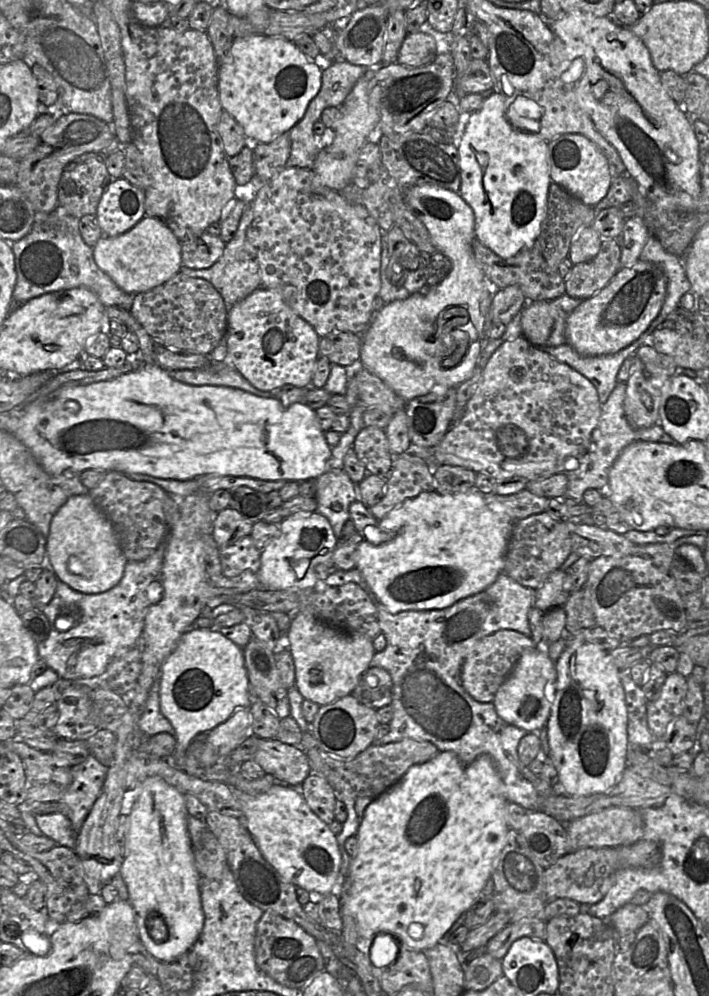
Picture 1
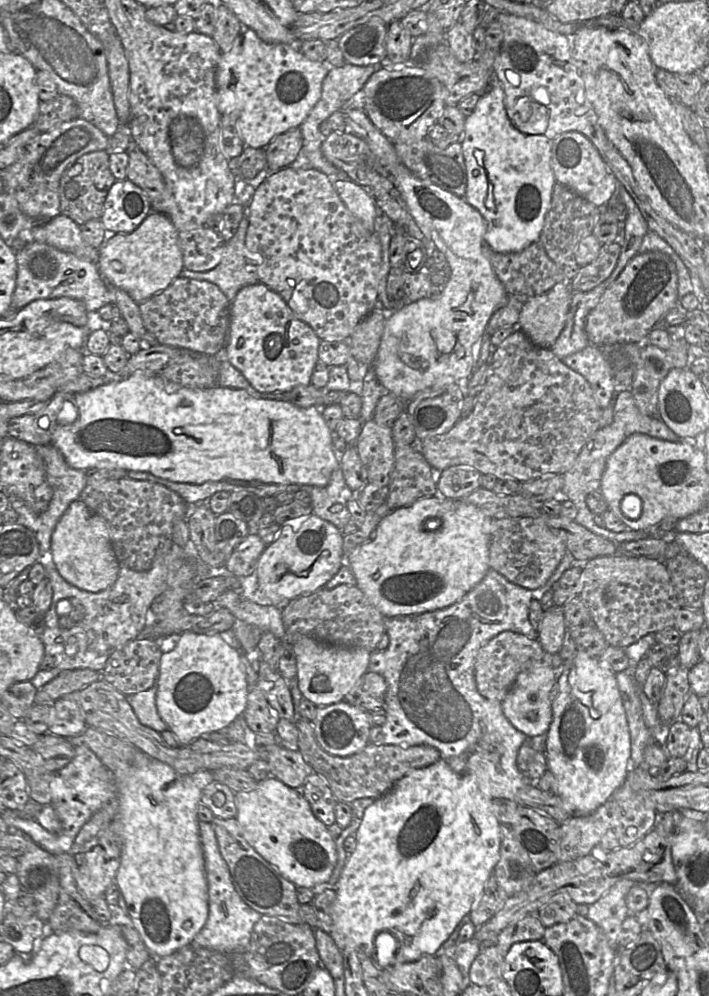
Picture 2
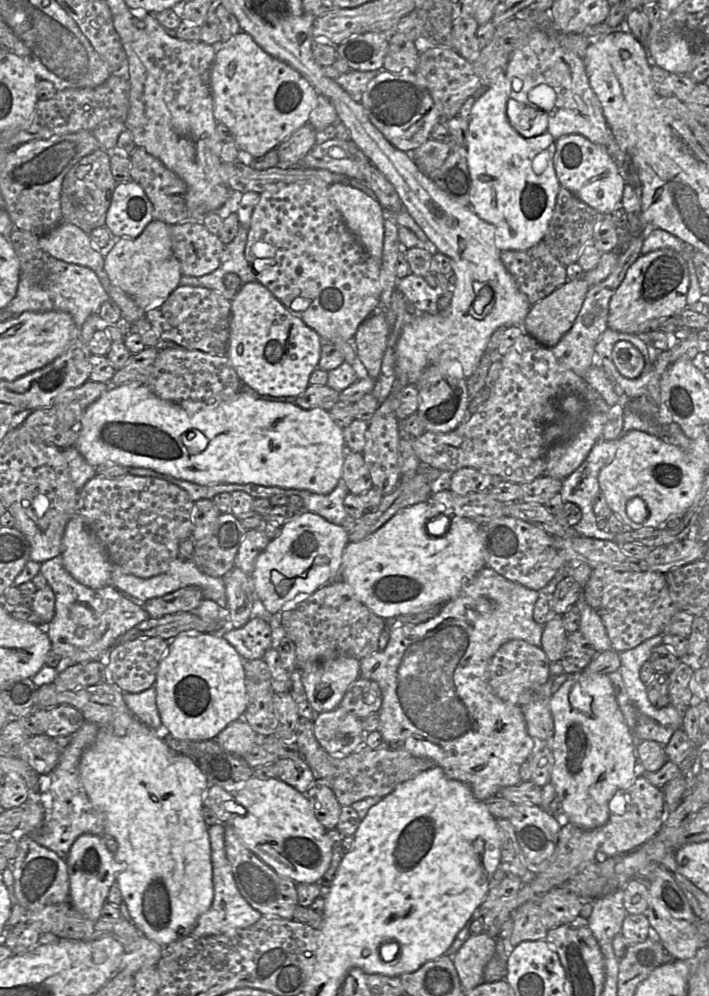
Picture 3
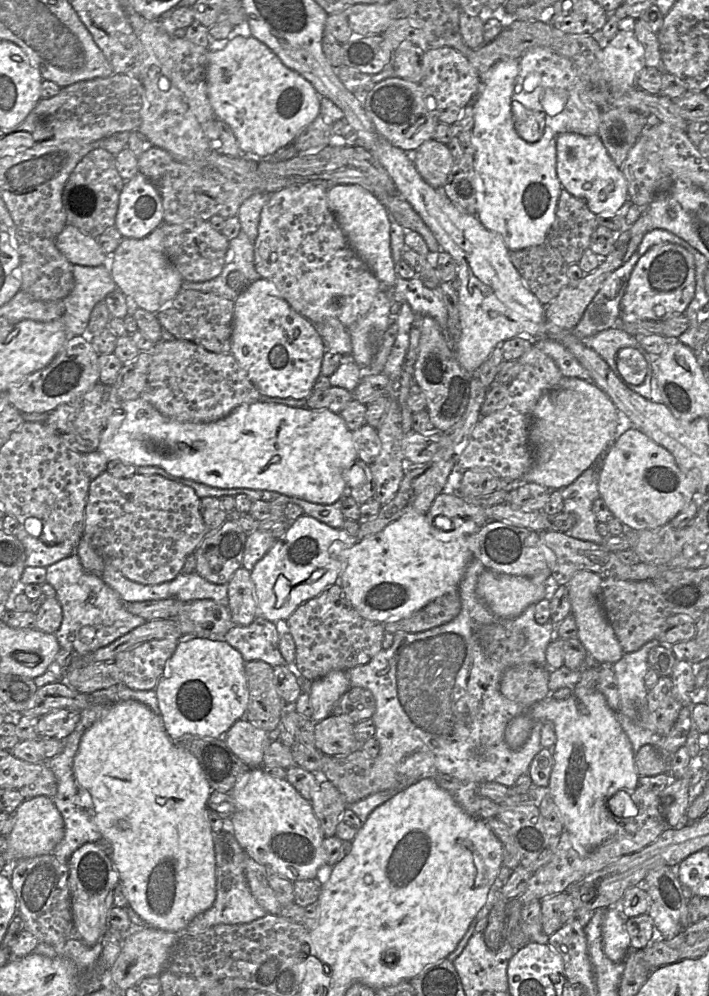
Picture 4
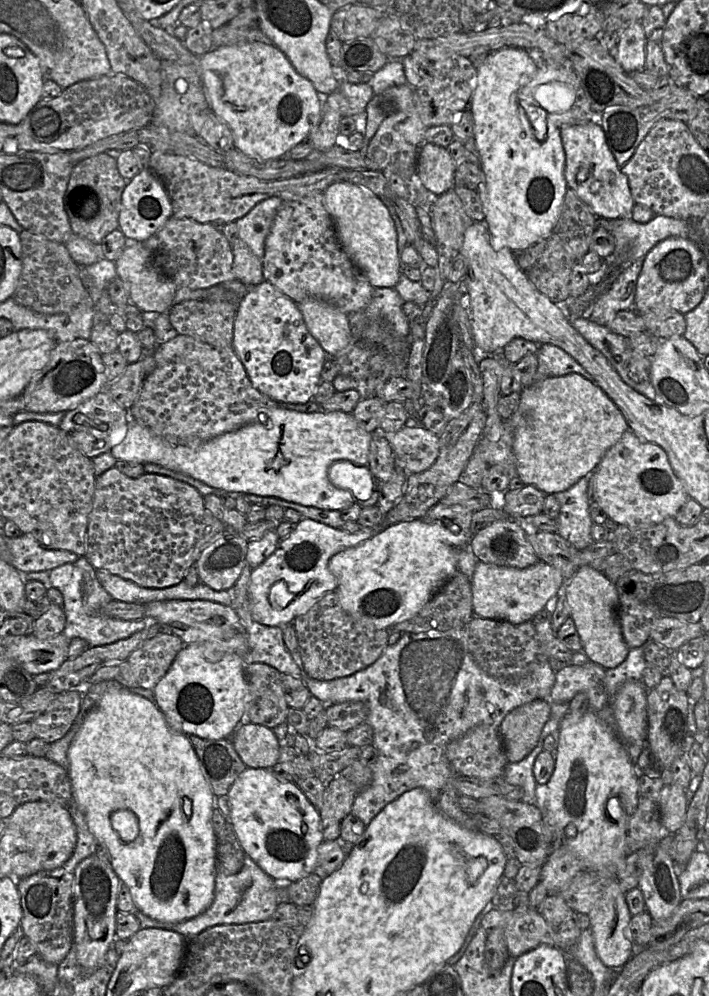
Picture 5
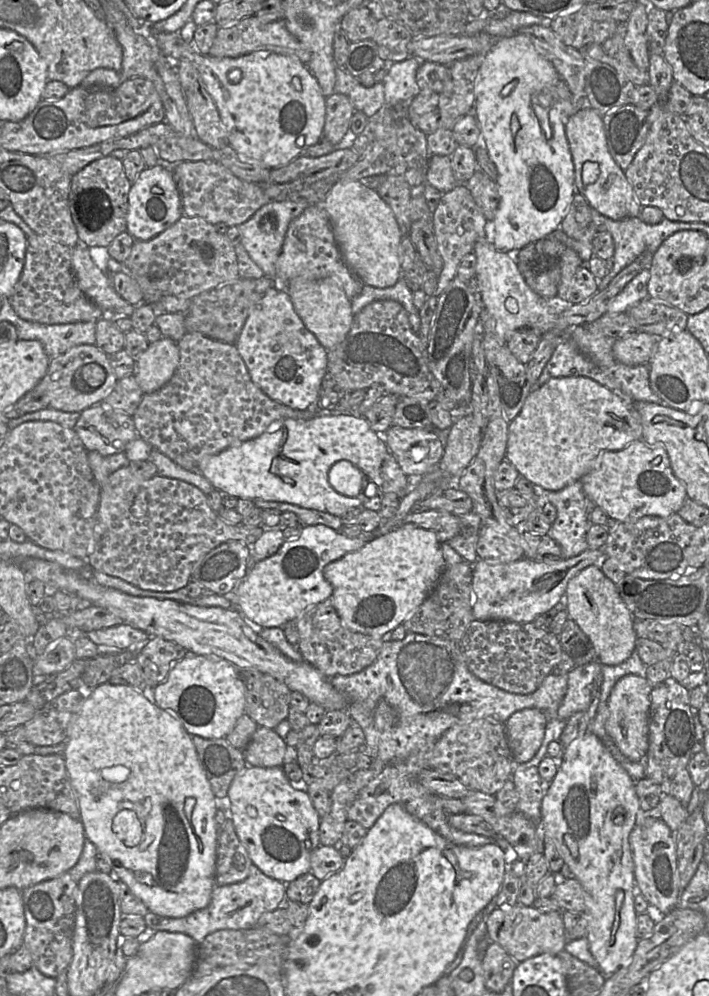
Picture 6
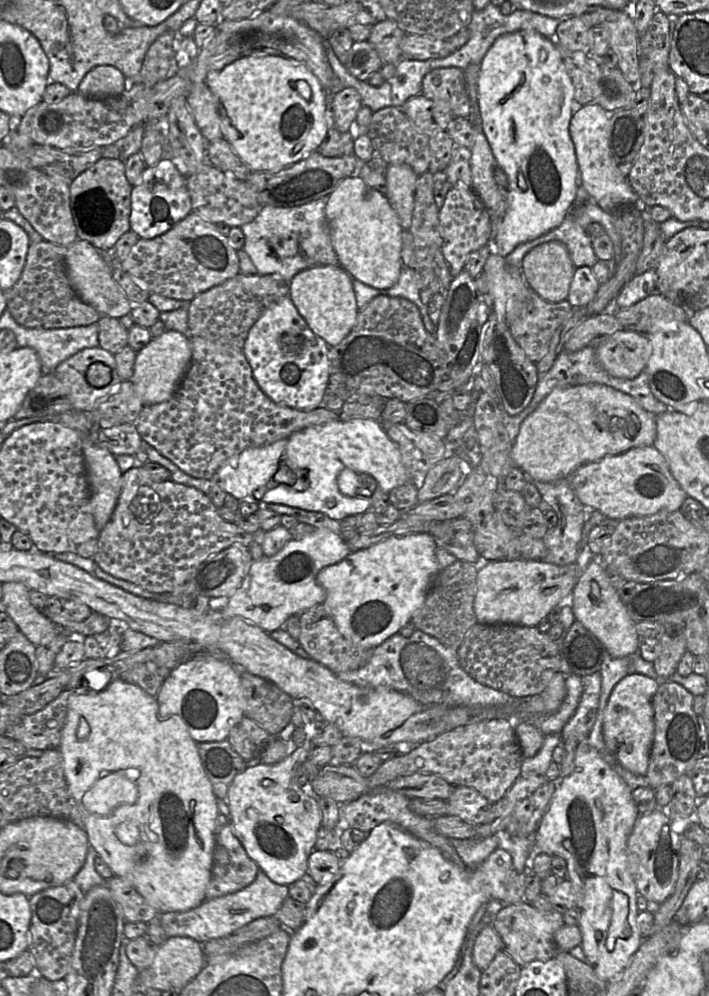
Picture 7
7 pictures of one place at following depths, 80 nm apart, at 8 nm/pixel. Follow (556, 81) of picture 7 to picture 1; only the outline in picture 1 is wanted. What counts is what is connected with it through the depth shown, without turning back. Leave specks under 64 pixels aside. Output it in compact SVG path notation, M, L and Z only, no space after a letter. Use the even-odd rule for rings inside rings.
M495 92L482 107L471 113L459 145L461 168L460 196L475 216L475 238L501 258L511 258L537 241L547 212L549 186L548 142L538 134L515 129L505 115L505 98Z

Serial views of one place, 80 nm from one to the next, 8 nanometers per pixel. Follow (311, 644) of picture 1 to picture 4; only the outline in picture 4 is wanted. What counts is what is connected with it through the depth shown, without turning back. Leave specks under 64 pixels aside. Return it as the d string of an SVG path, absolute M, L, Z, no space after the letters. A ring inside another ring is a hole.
M334 670L311 681L308 694L313 714L309 719L316 724L329 716L336 702L349 688L348 671L345 670Z

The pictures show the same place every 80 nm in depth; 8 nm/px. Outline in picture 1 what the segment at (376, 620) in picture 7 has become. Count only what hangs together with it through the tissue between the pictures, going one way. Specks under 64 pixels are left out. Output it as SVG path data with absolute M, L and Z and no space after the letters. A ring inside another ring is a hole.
M476 488L456 494L422 492L379 520L378 526L387 534L387 541L373 545L363 540L355 551L356 568L390 613L444 609L495 582L504 569L514 523L502 504L487 502L485 495Z

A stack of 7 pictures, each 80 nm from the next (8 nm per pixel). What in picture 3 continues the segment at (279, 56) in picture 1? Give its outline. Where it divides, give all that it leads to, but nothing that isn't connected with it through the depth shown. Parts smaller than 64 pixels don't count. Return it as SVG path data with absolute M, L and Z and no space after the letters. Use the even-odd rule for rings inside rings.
M238 33L225 45L216 52L210 75L214 117L233 133L241 151L261 157L307 124L318 94L298 71L265 52L248 33Z

